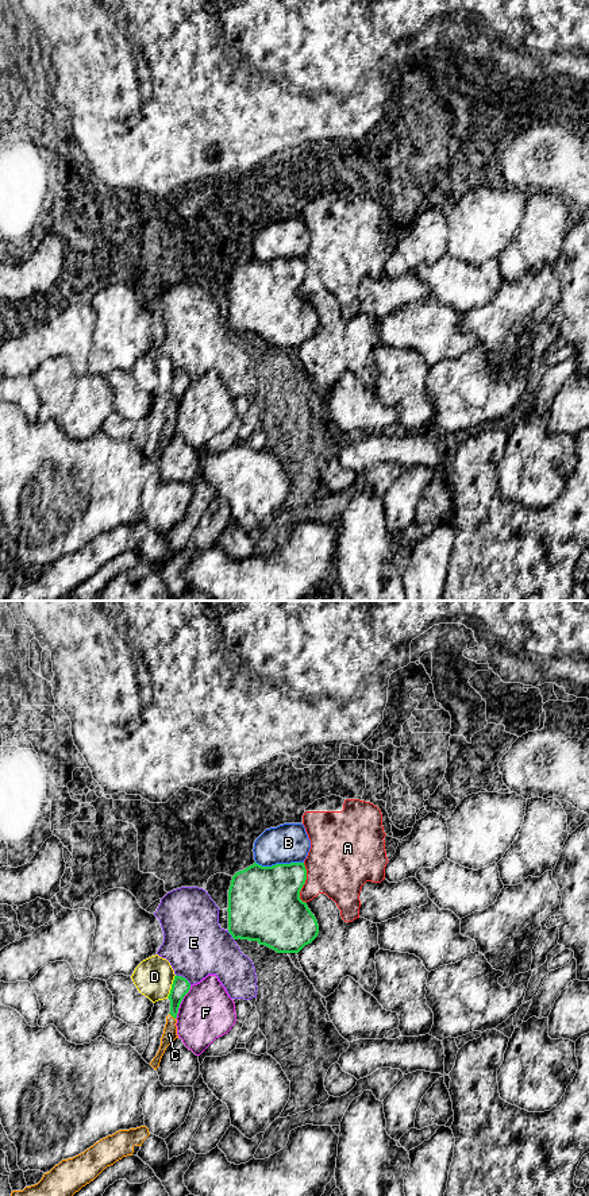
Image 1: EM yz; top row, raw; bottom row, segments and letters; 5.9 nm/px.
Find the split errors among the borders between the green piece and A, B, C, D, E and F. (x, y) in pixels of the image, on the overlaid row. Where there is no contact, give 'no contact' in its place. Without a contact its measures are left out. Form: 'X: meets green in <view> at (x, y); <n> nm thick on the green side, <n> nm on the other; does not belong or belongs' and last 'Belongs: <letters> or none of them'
A: meets green in yz at (304, 883); 400 nm thick on the green side, 380 nm on the other; does not belong
B: meets green in yz at (280, 864); 440 nm thick on the green side, 240 nm on the other; does not belong
C: meets green in yz at (172, 1015); 110 nm thick on the green side, 80 nm on the other; belongs
D: meets green in yz at (172, 986); 110 nm thick on the green side, 220 nm on the other; does not belong
E: meets green in yz at (184, 977); 110 nm thick on the green side, 360 nm on the other; does not belong
F: meets green in yz at (181, 1000); 110 nm thick on the green side, 320 nm on the other; does not belong
Belongs: C

